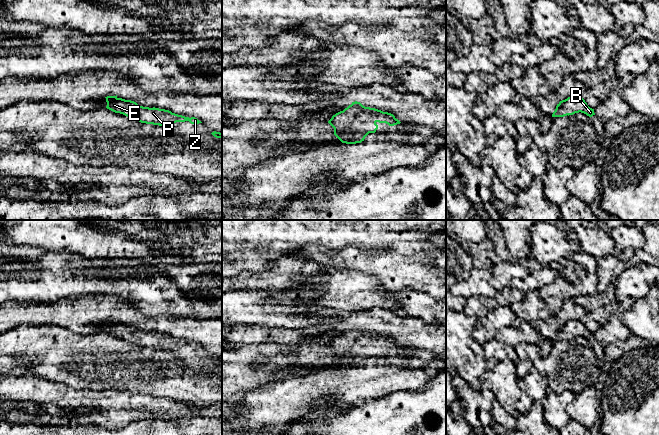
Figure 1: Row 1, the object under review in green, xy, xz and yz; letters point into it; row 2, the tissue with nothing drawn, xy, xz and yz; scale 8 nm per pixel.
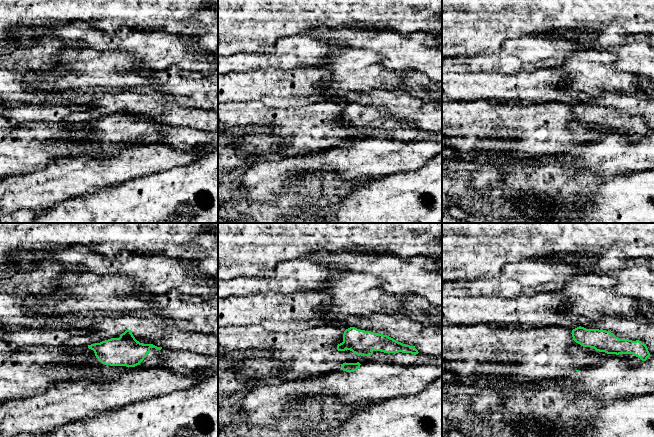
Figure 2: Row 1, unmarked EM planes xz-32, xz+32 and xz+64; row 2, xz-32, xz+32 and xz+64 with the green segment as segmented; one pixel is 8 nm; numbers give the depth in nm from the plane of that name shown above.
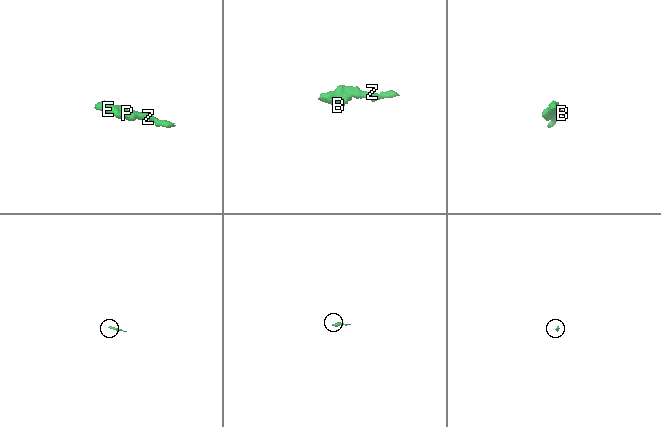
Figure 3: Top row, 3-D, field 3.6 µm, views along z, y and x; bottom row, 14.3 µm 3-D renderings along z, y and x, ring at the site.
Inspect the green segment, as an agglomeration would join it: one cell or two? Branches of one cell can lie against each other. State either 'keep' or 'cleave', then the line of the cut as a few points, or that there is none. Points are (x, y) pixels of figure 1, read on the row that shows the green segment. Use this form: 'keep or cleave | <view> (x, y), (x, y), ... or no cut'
keep | no cut

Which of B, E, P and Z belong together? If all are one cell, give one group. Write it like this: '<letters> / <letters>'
B E P Z

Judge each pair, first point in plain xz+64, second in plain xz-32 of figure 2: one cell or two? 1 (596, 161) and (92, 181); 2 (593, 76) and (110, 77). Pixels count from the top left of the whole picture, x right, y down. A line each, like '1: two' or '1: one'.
1: one
2: one

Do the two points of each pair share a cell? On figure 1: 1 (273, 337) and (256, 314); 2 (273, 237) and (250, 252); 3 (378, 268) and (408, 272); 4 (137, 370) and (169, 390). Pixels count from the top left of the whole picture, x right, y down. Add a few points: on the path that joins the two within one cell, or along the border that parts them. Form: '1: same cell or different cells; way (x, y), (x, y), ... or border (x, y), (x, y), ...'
1: different cells; border (240, 324), (265, 324), (274, 327)
2: same cell; way (267, 240), (256, 250)
3: same cell; way (385, 268), (390, 268), (394, 272), (401, 272)
4: different cells; border (182, 375), (159, 378)

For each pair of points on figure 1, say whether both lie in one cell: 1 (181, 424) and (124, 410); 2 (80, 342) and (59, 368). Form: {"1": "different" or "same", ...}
{"1": "same", "2": "same"}

